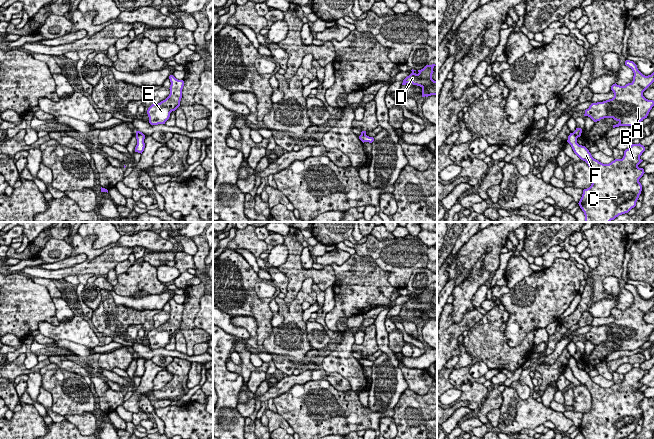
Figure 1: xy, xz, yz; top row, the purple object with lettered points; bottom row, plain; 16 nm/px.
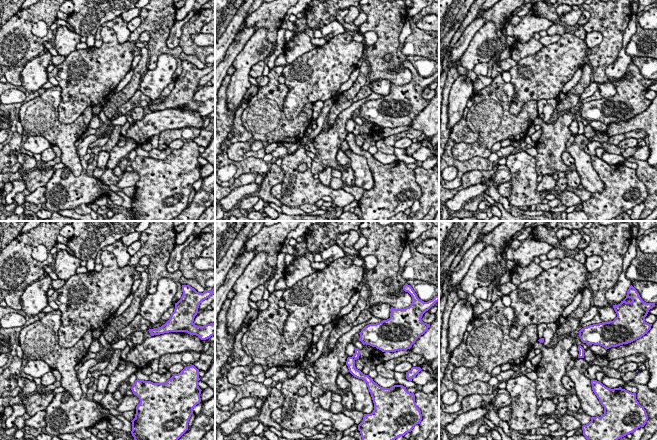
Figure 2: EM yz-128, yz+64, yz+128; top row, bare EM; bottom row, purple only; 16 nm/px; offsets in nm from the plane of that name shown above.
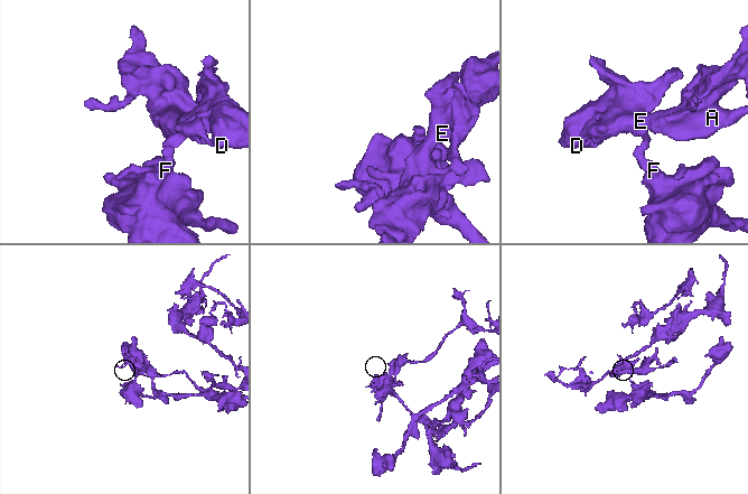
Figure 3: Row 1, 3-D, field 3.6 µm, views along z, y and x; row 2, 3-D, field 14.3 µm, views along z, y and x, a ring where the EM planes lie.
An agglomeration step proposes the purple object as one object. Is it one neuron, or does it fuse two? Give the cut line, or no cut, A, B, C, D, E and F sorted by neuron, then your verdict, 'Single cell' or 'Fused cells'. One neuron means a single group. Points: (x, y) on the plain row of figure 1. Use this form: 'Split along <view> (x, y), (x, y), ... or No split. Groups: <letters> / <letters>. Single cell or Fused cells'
Split along xy (142, 357), (136, 359). Groups: A D E / B C F. Fused cells

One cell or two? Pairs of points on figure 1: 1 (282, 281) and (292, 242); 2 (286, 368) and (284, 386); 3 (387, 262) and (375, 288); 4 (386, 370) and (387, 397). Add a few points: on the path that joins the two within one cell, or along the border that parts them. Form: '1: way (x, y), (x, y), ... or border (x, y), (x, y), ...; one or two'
1: border (276, 267), (287, 278), (287, 292), (285, 294); two
2: border (285, 374), (292, 375); two
3: border (377, 264), (389, 273), (388, 281), (397, 288); two
4: way (386, 377), (386, 390); one

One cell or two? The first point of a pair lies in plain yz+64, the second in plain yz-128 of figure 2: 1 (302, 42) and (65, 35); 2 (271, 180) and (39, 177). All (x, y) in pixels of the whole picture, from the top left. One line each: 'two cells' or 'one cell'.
1: one cell
2: one cell

